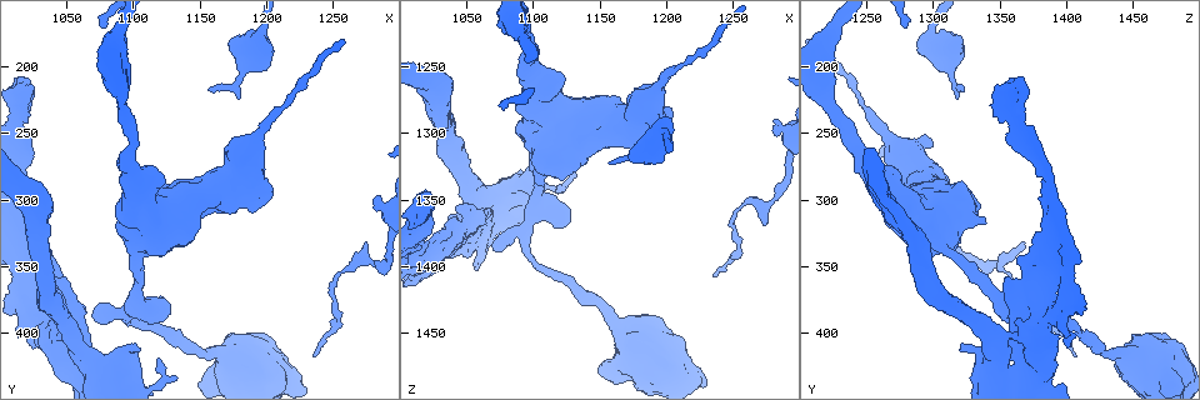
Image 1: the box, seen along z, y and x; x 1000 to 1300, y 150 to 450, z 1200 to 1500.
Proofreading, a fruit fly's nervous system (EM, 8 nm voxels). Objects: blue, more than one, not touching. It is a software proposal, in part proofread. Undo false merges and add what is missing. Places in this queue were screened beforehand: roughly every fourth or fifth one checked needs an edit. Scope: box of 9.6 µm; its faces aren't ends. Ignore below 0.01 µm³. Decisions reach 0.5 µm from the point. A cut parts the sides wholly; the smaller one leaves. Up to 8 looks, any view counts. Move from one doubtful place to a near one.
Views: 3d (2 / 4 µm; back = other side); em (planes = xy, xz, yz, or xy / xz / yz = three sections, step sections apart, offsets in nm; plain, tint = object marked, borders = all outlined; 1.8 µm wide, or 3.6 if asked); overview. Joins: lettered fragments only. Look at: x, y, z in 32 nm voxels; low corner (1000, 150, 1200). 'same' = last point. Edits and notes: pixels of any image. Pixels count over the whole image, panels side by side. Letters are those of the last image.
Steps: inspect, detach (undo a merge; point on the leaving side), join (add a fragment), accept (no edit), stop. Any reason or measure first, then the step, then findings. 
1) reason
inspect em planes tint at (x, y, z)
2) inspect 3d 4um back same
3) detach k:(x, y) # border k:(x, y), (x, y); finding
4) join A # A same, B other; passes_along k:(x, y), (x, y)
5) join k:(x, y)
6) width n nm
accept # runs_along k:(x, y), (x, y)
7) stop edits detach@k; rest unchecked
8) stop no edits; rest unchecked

sudden change in width
inspect em 3.6um planes borders at (1096, 274, 1248)

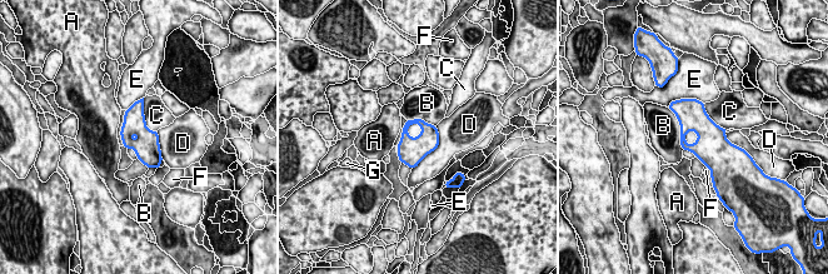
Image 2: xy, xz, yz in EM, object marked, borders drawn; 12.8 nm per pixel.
width 280 nm; longest_contact D 650 nm
accept # A other, B other, C other, D other, E other, F other, G other; all the same cell

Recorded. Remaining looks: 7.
free end
inspect 3d 4um back at (1024, 326, 1380)

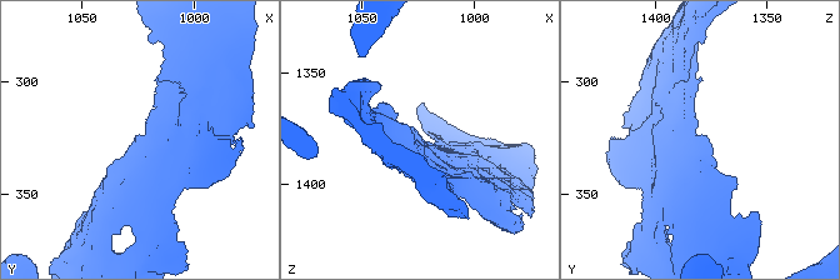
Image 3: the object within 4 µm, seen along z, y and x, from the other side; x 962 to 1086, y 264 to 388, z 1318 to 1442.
inspect em xy step 4 borders at (1024, 327, 1378)

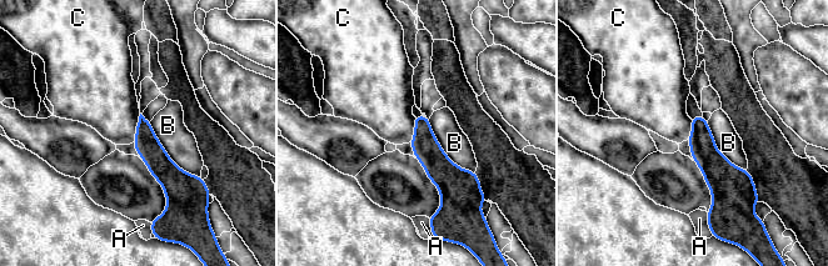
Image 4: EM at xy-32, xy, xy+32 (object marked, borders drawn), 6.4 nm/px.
inspect em planes borders same

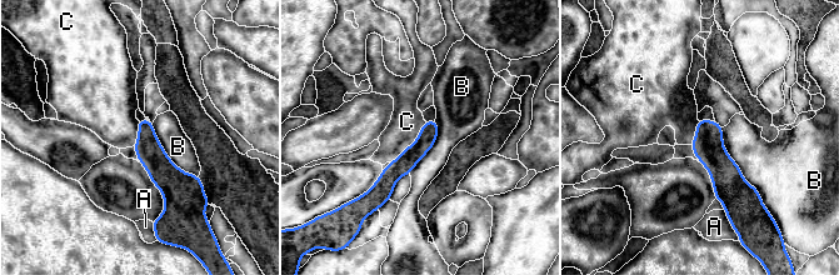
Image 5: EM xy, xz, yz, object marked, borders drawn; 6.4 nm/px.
longest_contact B 550 nm
accept # A other, B other, C other; runs_along 5:(433, 124), (388, 179), (381, 200); no lettered fragment goes on from it

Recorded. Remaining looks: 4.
an open end
inspect 3d 4um at (1274, 334, 1366)

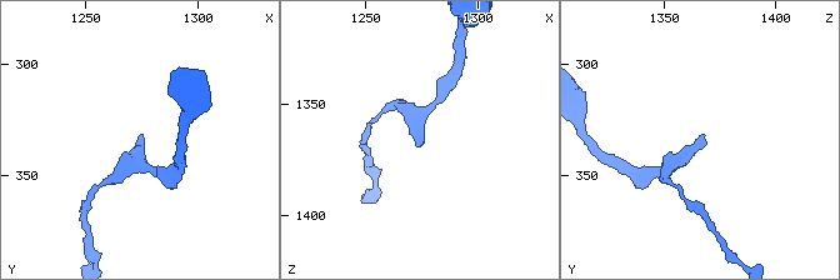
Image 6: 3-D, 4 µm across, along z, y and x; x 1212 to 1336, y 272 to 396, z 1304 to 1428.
shape alone is not enough
inspect em planes borders at (1276, 331, 1368)

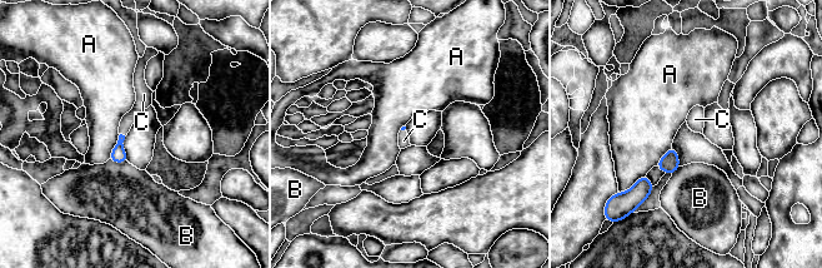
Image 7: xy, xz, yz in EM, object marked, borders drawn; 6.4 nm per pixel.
join 7:(143, 102) # A other, B other, C same; passes_along 7:(118, 155), (121, 134), (143, 102); the cell continues

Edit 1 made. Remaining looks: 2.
stop edits join@7; rest unchecked

